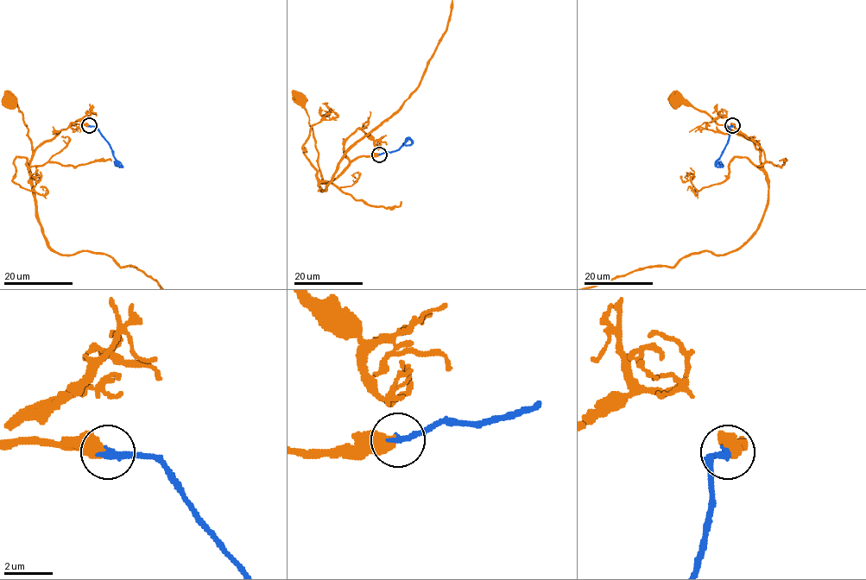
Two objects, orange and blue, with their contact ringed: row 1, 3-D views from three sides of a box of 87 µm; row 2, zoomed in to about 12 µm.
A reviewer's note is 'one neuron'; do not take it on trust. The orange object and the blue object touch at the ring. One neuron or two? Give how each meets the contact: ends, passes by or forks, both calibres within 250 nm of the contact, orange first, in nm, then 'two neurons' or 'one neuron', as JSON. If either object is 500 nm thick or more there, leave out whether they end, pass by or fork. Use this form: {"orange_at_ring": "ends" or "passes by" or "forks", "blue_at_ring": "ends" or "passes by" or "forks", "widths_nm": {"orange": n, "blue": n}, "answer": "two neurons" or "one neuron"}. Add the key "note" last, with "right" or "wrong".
{"widths_nm": {"orange": 500, "blue": 280}, "answer": "one neuron", "note": "right"}

